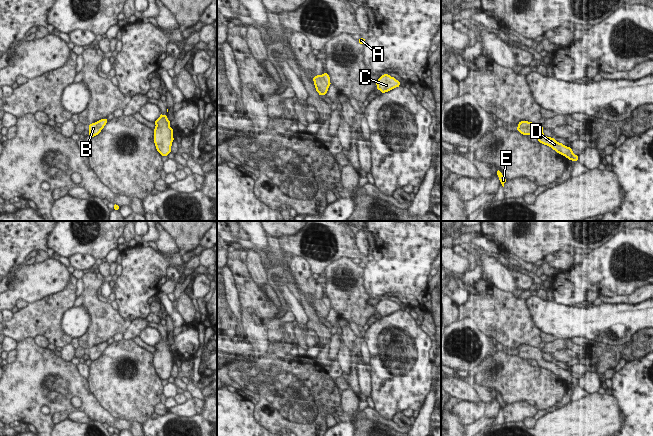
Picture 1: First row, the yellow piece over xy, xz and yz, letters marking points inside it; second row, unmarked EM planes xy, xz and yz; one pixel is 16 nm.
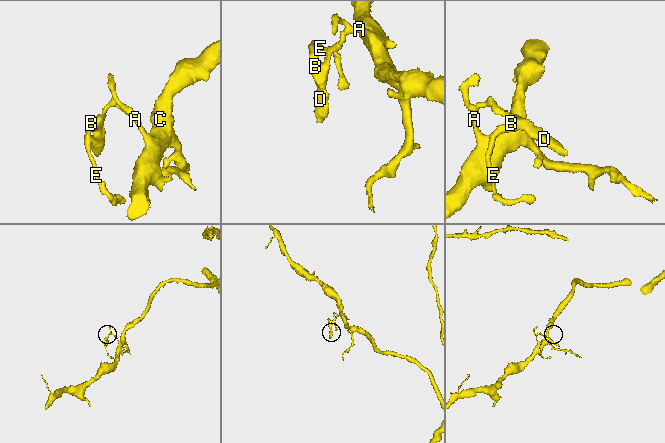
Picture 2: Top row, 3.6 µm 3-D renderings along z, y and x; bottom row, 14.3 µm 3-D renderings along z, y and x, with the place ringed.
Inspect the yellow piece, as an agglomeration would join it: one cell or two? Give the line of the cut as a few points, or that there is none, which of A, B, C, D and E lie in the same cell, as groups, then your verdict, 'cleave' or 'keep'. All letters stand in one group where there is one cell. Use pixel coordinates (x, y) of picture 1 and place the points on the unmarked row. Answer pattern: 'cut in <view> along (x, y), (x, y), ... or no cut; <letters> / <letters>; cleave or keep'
no cut; A B C D E; keep

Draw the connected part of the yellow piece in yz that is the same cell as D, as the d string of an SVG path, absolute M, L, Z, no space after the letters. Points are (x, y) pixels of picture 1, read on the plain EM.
M520 345L517 354L523 359L536 359L538 365L544 369L551 371L557 377L565 380L569 384L578 385L578 380L575 379L570 371L564 370L557 366L554 362L547 361L543 358L543 352L539 348L528 345Z

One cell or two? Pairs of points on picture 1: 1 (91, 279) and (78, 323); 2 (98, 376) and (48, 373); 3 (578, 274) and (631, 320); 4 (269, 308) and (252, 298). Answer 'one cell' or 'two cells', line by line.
1: two cells
2: two cells
3: two cells
4: one cell

